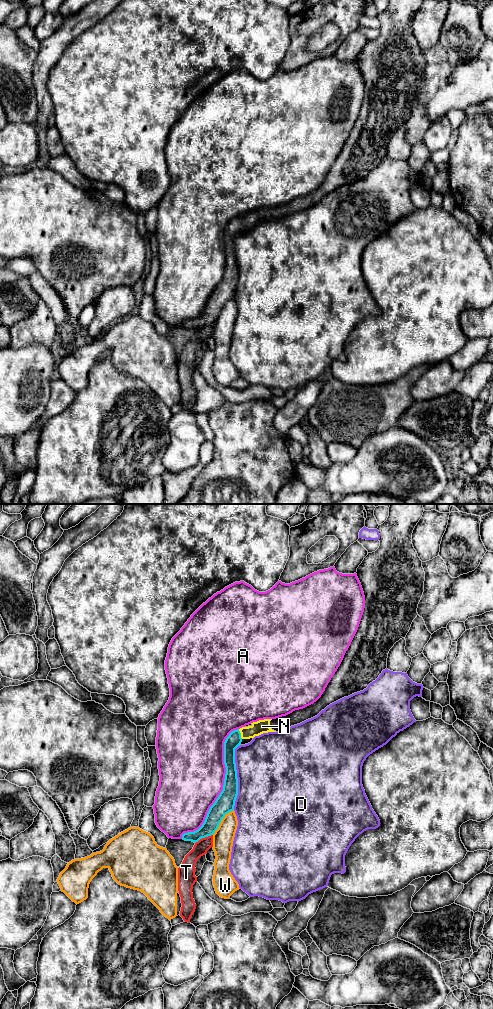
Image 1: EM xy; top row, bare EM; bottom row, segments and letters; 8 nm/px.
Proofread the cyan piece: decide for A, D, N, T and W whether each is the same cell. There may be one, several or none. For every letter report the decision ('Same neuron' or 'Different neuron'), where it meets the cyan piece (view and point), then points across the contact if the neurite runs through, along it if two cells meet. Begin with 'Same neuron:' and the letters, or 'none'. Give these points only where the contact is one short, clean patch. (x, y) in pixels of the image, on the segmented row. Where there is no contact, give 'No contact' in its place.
Same neuron: N
A: Different neuron. Touches cyan at xy (223, 786)
D: Different neuron. Touches cyan at xy (236, 777)
N: Same neuron. Touches cyan at xy (240, 734)
T: Different neuron. Touches cyan at xy (203, 837)
W: Different neuron. Touches cyan at xy (221, 820)

